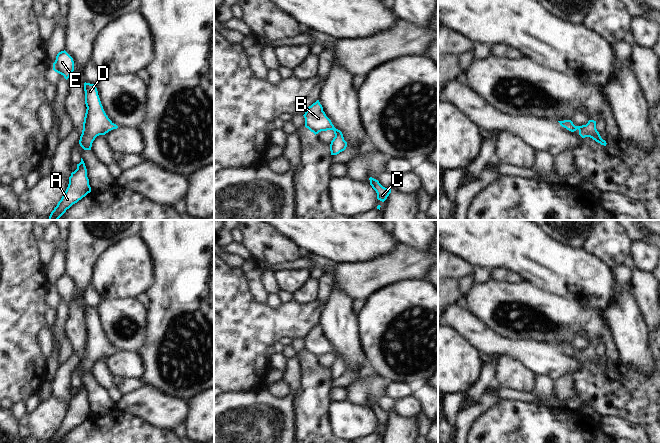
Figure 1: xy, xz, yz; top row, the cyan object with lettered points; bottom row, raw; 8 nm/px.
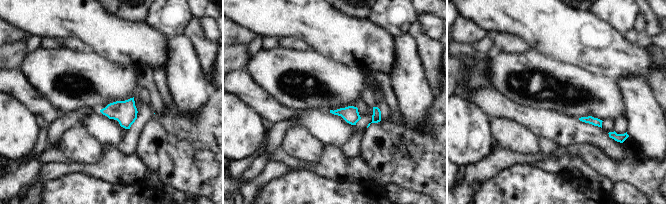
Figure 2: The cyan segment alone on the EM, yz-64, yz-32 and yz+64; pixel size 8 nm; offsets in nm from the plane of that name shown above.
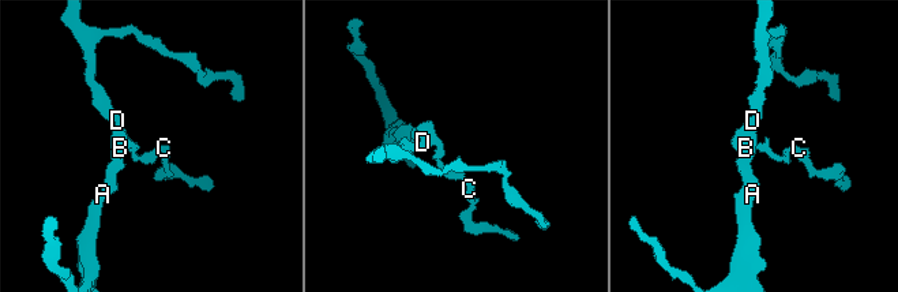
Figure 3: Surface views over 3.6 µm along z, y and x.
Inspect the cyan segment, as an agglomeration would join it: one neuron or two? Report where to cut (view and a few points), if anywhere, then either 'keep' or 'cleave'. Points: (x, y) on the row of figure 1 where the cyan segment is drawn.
cut none; keep

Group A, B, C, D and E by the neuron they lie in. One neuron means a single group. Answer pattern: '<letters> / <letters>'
A B C D E

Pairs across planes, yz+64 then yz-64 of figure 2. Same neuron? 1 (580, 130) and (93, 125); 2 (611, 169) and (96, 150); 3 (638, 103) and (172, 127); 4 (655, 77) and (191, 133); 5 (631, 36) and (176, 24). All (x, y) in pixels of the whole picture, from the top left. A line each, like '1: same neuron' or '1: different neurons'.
1: same neuron
2: different neurons
3: different neurons
4: different neurons
5: different neurons

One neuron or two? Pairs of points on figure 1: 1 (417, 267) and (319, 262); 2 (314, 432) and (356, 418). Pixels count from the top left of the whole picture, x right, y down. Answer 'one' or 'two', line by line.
1: one
2: two

